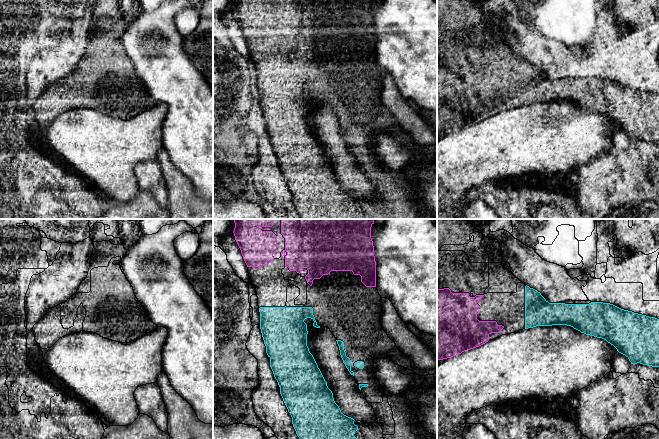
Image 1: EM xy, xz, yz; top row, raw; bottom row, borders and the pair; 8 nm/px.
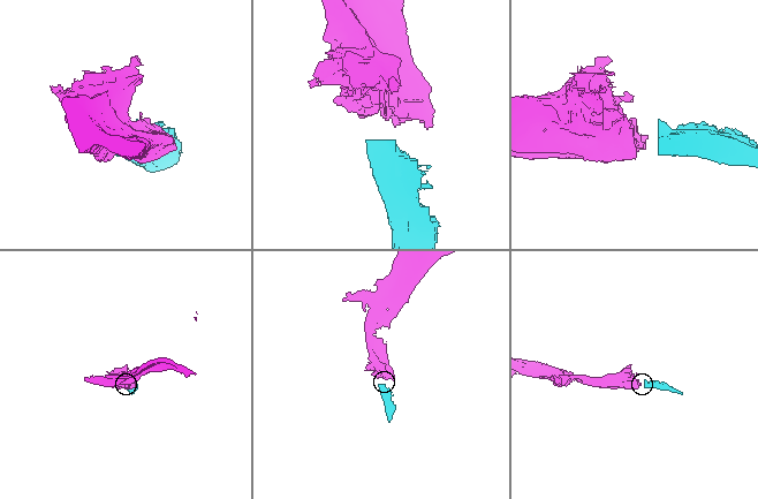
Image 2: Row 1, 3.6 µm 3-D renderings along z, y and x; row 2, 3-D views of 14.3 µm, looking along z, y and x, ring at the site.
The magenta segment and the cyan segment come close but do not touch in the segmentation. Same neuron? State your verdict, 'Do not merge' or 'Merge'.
Merge

